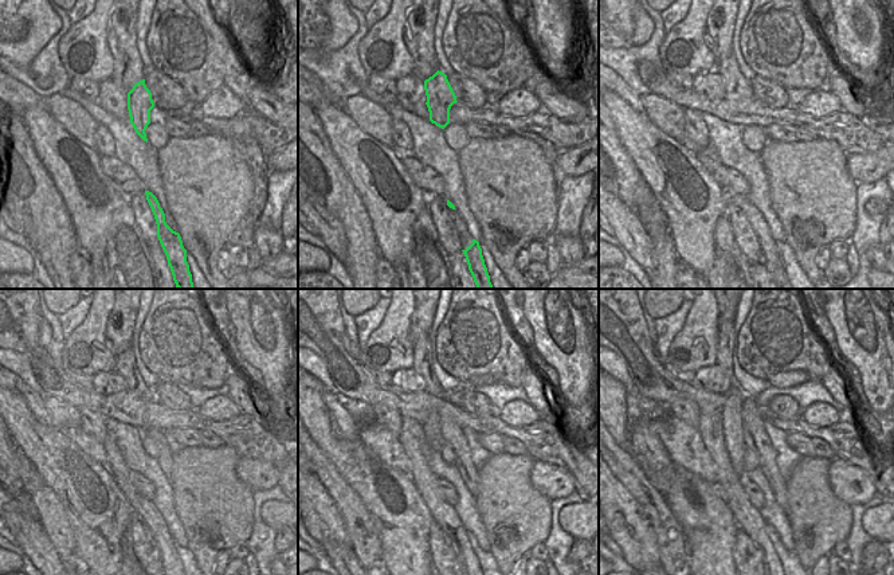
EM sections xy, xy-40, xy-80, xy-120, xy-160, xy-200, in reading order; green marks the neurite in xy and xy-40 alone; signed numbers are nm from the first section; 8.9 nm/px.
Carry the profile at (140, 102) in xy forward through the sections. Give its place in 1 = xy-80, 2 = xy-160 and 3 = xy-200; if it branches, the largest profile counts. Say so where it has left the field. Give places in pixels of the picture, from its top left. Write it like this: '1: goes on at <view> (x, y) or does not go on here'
1: goes on at xy-80 (737, 86)
2: goes on at xy-160 (423, 366)
3: goes on at xy-200 (726, 339)

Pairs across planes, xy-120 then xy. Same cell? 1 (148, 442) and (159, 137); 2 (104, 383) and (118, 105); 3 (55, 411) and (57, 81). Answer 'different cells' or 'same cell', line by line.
1: same cell
2: same cell
3: different cells

